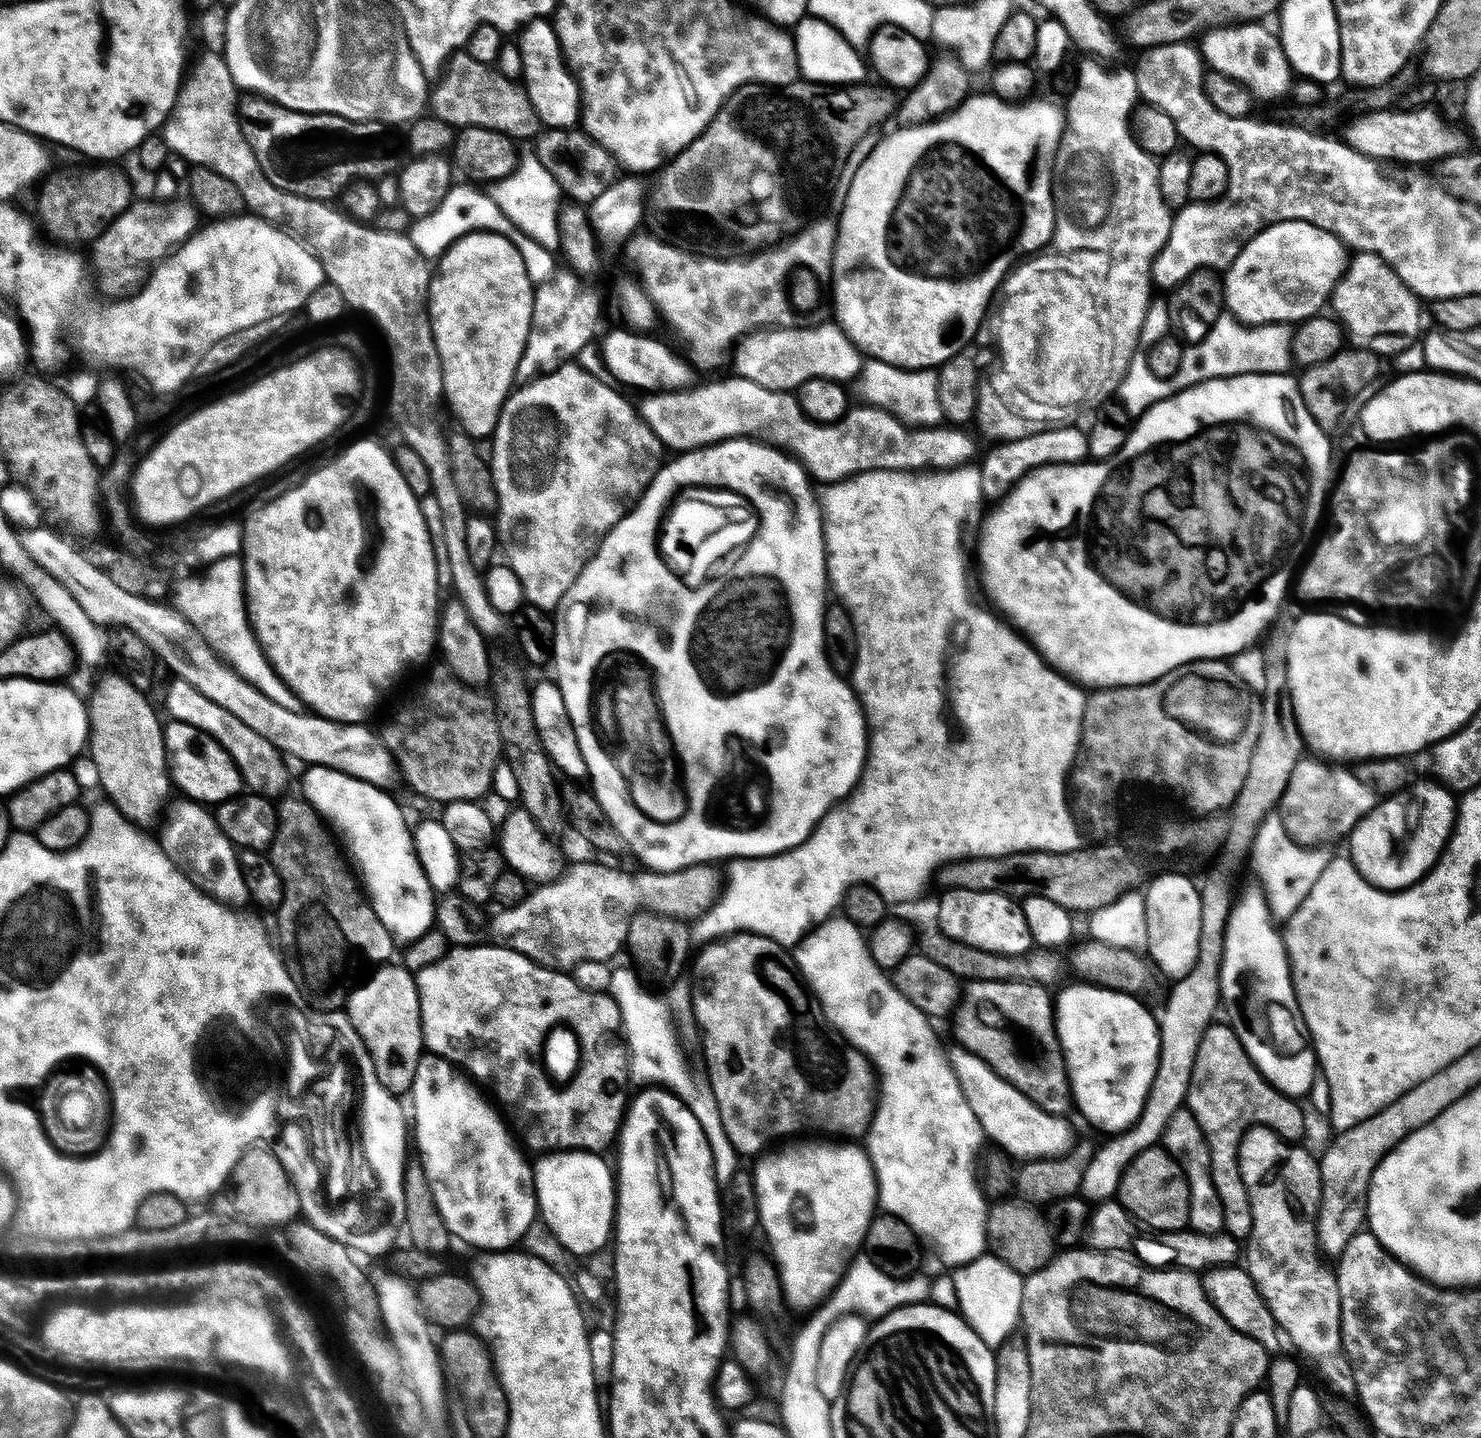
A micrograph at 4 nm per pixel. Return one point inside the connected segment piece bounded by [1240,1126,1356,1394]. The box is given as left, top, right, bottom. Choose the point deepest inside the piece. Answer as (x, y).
(1284, 1184)

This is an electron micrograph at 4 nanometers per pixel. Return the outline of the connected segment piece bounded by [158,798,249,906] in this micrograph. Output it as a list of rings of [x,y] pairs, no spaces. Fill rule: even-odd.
[[[187,798],[179,799],[173,799],[162,816],[164,829],[158,833],[158,839],[164,853],[207,896],[213,896],[225,906],[236,906],[239,900],[247,901],[248,887],[242,878],[236,845],[226,838],[226,834],[222,834],[215,815],[205,805]]]

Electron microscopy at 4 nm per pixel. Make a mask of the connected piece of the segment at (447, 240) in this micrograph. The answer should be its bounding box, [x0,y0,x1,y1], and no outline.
[410,184,509,260]

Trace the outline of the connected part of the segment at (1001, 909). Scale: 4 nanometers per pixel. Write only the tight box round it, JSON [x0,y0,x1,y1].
[938,888,1034,956]

